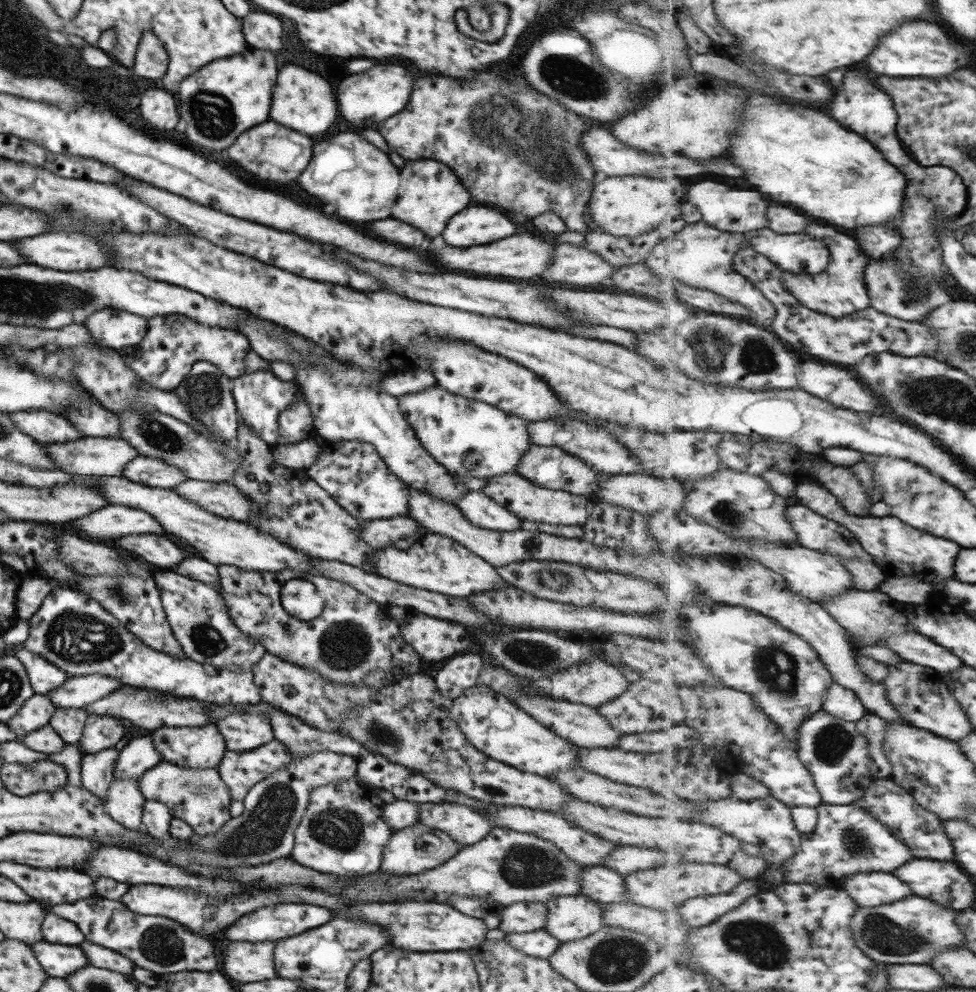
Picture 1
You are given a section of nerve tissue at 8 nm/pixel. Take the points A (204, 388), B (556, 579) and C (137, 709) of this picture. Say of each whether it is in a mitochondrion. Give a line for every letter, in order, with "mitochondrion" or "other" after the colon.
A: mitochondrion
B: mitochondrion
C: other

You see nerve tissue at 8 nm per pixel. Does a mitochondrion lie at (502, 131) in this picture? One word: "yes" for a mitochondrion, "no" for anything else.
yes

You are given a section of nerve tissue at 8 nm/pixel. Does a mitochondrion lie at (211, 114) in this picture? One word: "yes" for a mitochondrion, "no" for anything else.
yes

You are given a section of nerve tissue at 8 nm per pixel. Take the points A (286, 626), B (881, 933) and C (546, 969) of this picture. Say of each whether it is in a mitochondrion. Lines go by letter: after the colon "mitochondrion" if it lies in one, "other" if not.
A: other
B: mitochondrion
C: other

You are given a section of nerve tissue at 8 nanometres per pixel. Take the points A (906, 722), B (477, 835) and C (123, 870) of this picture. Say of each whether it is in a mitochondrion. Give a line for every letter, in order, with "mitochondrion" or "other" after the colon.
A: other
B: other
C: other

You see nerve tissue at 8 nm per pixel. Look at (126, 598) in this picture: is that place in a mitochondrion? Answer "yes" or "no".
yes

